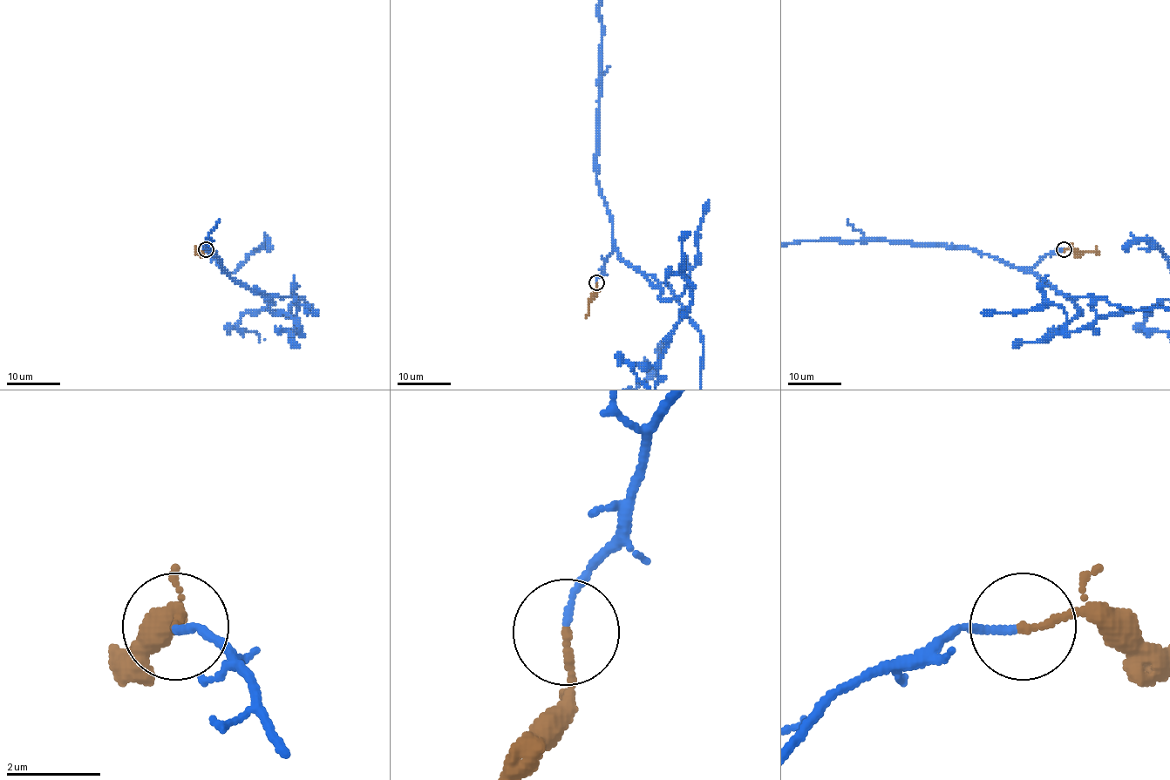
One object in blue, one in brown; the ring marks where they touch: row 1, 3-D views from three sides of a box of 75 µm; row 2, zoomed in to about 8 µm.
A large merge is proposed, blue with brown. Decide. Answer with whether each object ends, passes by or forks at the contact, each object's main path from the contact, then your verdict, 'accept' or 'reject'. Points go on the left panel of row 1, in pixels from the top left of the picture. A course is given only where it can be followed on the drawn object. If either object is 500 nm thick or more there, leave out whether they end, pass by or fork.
blue ends; brown ends; course brown (207, 249), (194, 254); accept

